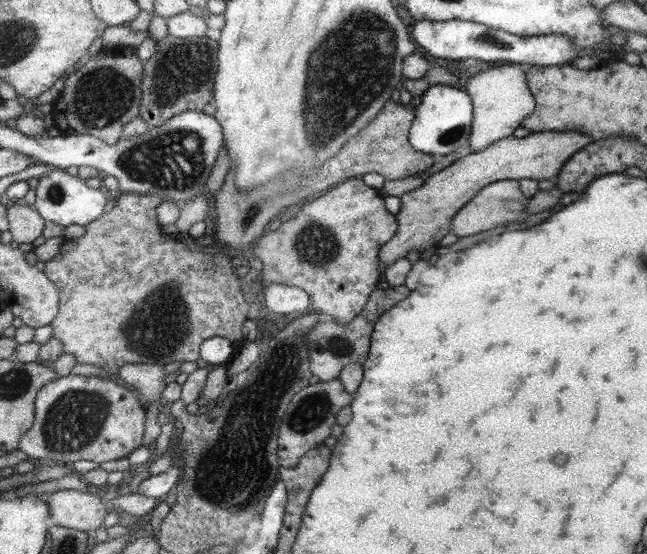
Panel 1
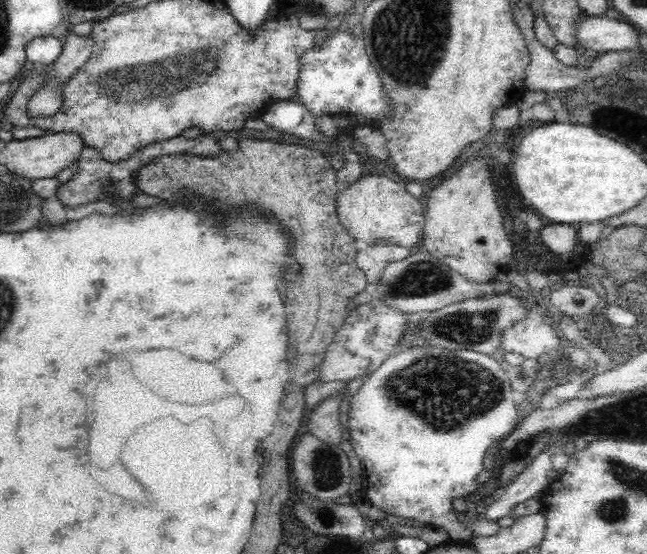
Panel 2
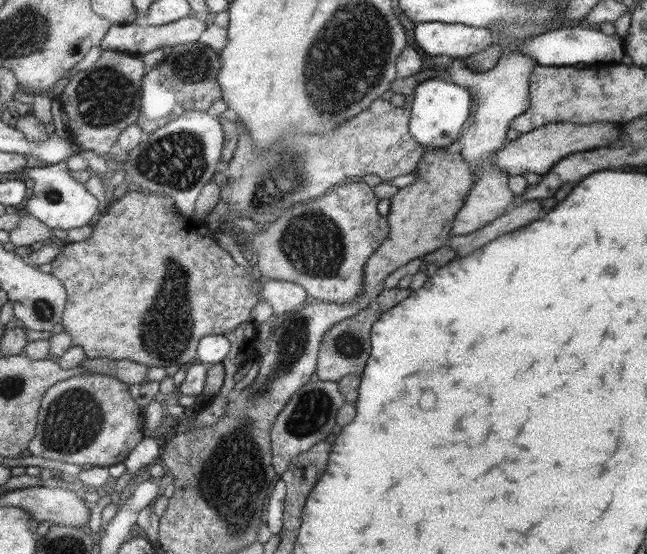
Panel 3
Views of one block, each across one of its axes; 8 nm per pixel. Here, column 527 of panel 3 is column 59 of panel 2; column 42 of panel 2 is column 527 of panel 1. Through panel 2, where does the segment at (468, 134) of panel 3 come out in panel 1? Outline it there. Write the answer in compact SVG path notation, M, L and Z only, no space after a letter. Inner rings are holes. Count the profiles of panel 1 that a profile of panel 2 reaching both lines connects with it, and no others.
M512 63L498 64L470 76L465 82L465 90L474 101L474 122L468 142L474 152L511 136L521 120L534 111L534 96L526 85L526 73Z

